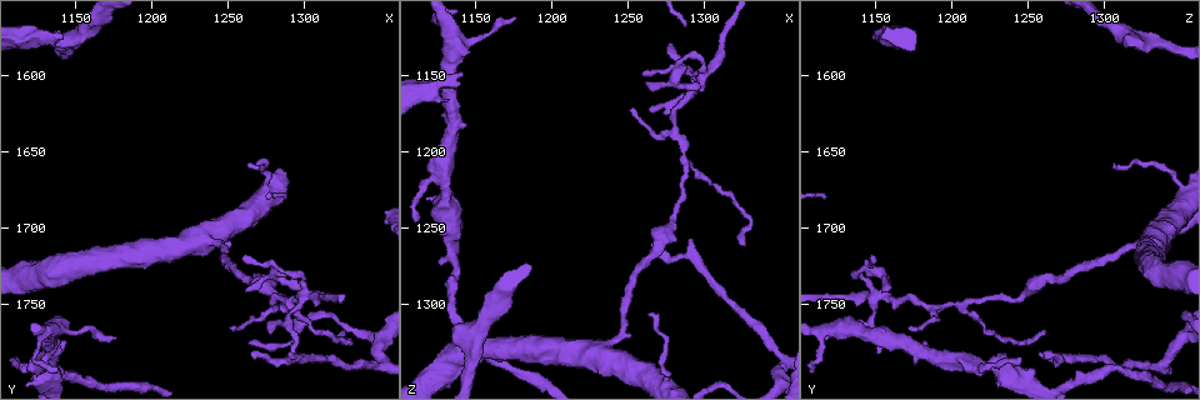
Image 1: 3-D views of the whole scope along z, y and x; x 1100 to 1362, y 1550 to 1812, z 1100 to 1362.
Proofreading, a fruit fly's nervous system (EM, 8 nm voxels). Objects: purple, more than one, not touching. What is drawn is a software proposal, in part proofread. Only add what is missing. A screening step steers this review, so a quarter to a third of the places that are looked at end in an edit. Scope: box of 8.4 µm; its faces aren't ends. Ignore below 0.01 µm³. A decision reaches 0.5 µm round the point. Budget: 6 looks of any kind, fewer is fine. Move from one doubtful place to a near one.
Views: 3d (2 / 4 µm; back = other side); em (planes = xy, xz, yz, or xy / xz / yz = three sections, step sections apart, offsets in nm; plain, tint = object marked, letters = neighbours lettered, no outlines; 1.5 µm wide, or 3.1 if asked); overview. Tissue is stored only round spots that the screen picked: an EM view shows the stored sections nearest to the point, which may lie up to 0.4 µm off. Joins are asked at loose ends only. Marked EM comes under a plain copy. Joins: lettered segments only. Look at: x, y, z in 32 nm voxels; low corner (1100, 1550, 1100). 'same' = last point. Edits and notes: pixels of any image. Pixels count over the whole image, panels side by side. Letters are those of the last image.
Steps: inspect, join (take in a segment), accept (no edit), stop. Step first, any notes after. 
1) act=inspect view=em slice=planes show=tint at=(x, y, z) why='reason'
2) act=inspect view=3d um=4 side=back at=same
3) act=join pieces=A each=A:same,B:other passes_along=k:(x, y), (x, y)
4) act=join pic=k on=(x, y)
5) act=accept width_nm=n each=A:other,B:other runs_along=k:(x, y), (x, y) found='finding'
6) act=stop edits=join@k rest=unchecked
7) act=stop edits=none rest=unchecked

act=inspect view=3d um=2 at=(1326, 1768, 1260) why='branch stops here'

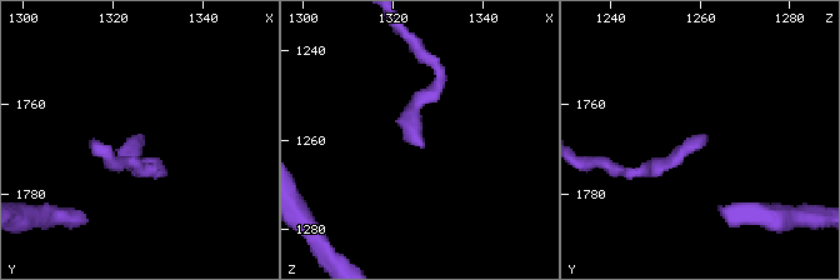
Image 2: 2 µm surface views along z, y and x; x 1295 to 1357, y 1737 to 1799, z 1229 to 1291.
act=inspect view=em slice=planes show=letters at=(1326, 1767, 1261)

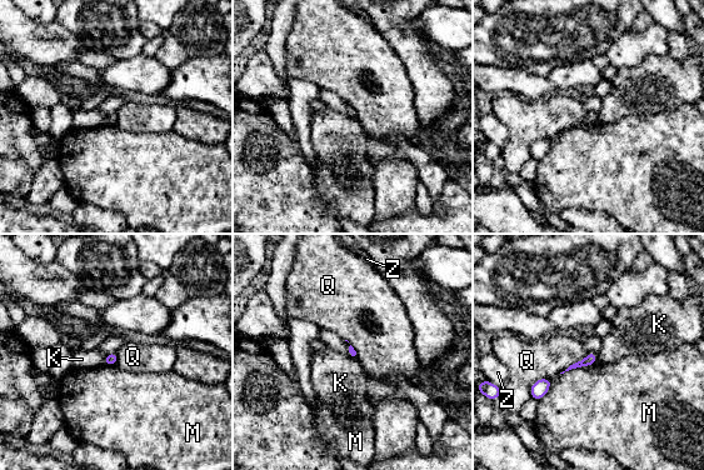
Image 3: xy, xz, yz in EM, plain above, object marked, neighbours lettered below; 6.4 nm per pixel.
act=accept each=K:other,M:other,Q:other,Z:other border=3:(589, 353), (559, 373) found='none of them fits'

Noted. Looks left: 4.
act=inspect view=em slice=planes show=tint at=(1266, 1780, 1258) why='long arm stops here'

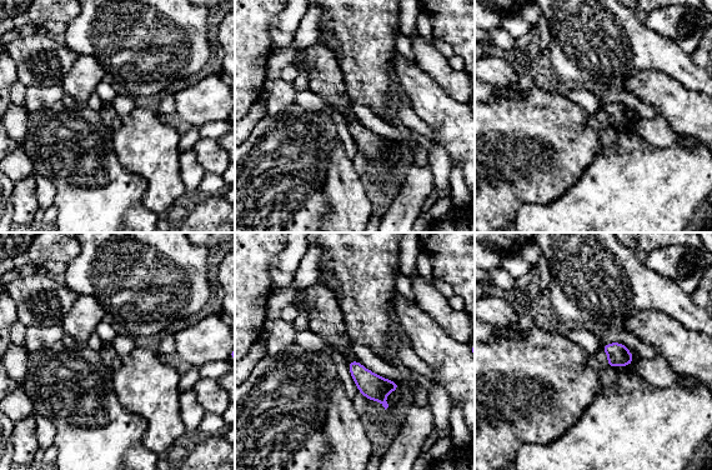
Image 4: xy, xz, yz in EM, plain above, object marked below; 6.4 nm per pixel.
act=inspect view=em slice=planes show=letters at=same why='see the neighbours'

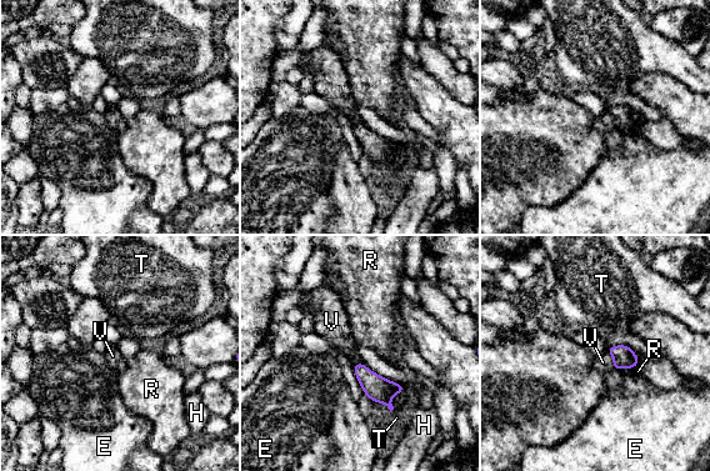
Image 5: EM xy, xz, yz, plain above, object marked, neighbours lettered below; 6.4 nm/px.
act=join pieces=V each=E:other,H:other,R:other,T:other,V:same found='the neuron continues'

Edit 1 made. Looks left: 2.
act=inspect view=em slice=yz step=4 show=letters at=(1142, 1574, 1148) why='free end'

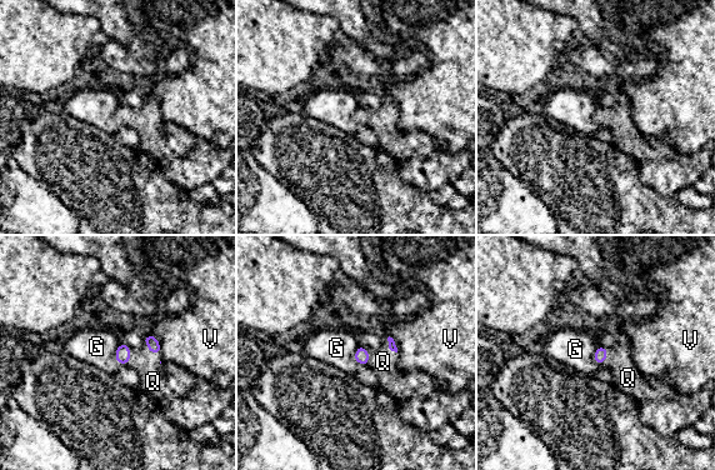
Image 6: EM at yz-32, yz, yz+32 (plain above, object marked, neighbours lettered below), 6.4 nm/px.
act=join pieces=Q each=G:other,Q:same,V:other passes_along=6:(391, 344), (389, 346), (383, 361) found='it goes on there'

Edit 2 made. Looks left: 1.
act=stop edits=join@5,join@6 rest=unchecked

